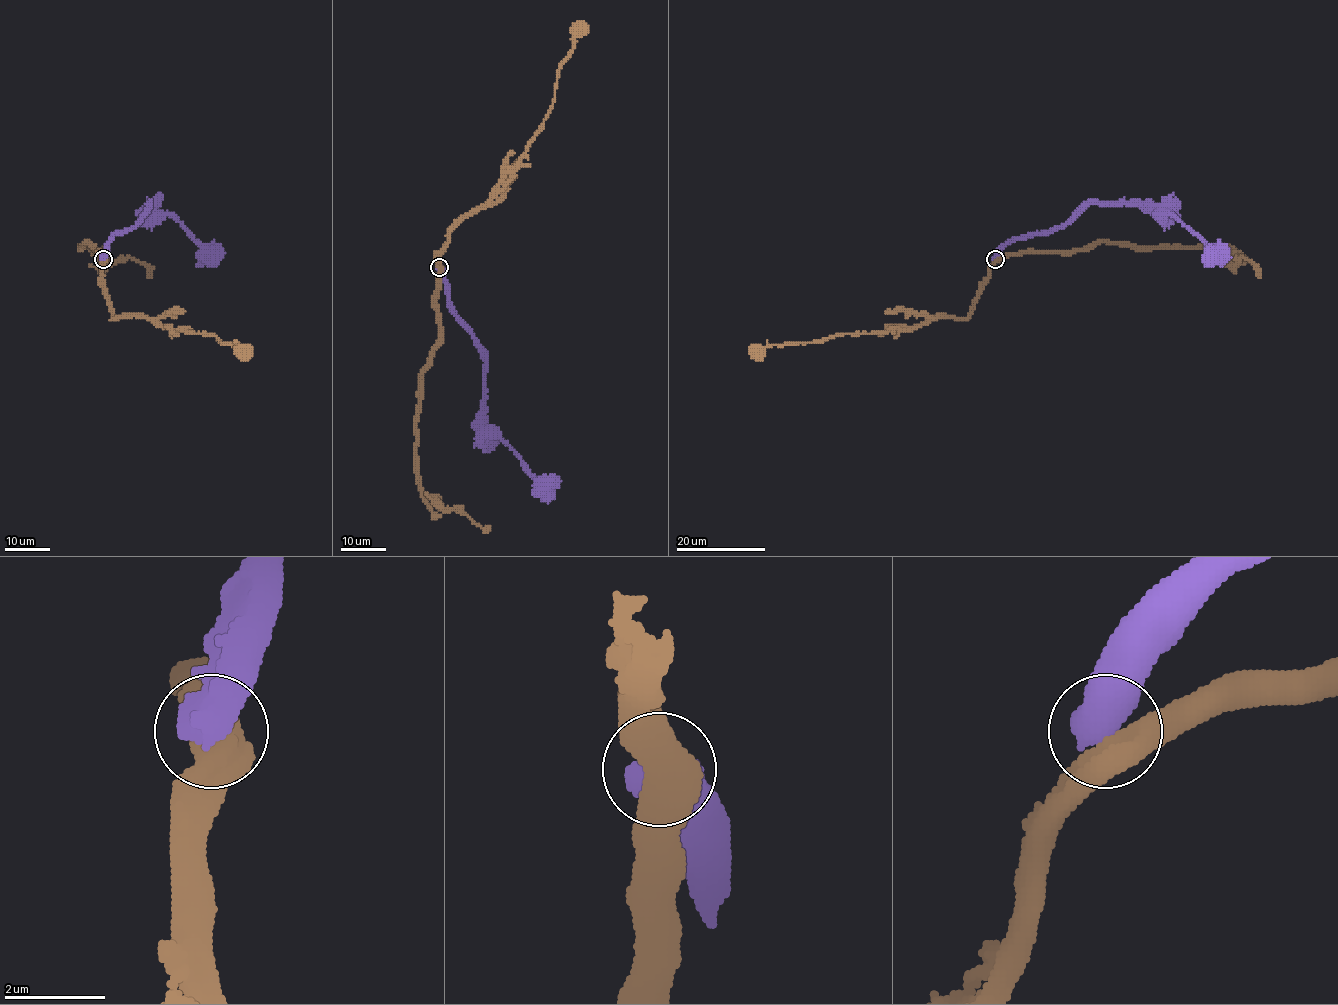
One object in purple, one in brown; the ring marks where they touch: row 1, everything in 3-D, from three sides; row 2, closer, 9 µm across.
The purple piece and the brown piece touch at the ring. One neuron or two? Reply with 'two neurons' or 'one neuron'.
two neurons

